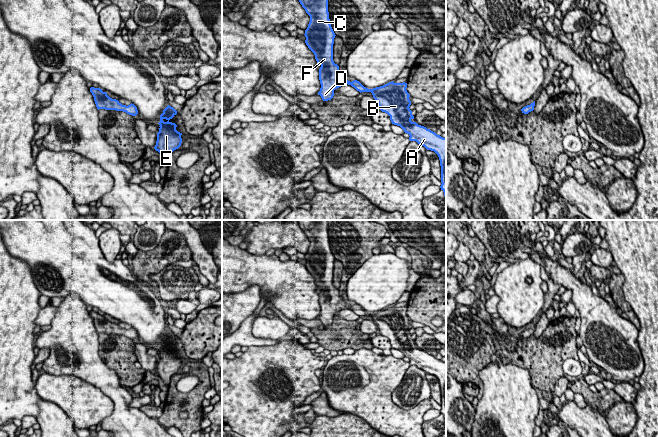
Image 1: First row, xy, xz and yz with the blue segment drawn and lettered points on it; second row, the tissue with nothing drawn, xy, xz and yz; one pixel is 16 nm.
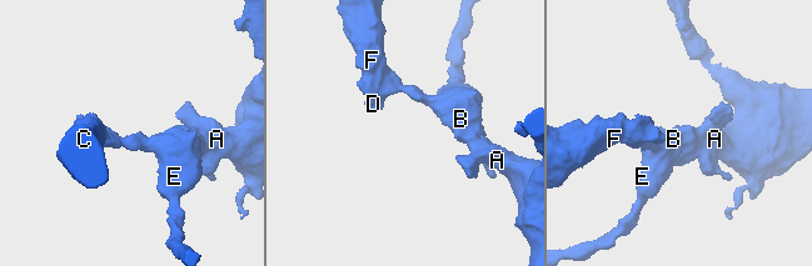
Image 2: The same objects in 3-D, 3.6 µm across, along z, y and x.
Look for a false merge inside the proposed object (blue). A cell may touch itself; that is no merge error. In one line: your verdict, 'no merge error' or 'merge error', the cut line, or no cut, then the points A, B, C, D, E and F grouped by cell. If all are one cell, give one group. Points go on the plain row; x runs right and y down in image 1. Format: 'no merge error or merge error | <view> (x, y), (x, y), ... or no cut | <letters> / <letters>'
no merge error | no cut | A B C D E F

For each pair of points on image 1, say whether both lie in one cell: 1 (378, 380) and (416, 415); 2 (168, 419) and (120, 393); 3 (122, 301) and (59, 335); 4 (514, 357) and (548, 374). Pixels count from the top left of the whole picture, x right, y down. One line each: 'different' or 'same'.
1: same
2: different
3: different
4: same

